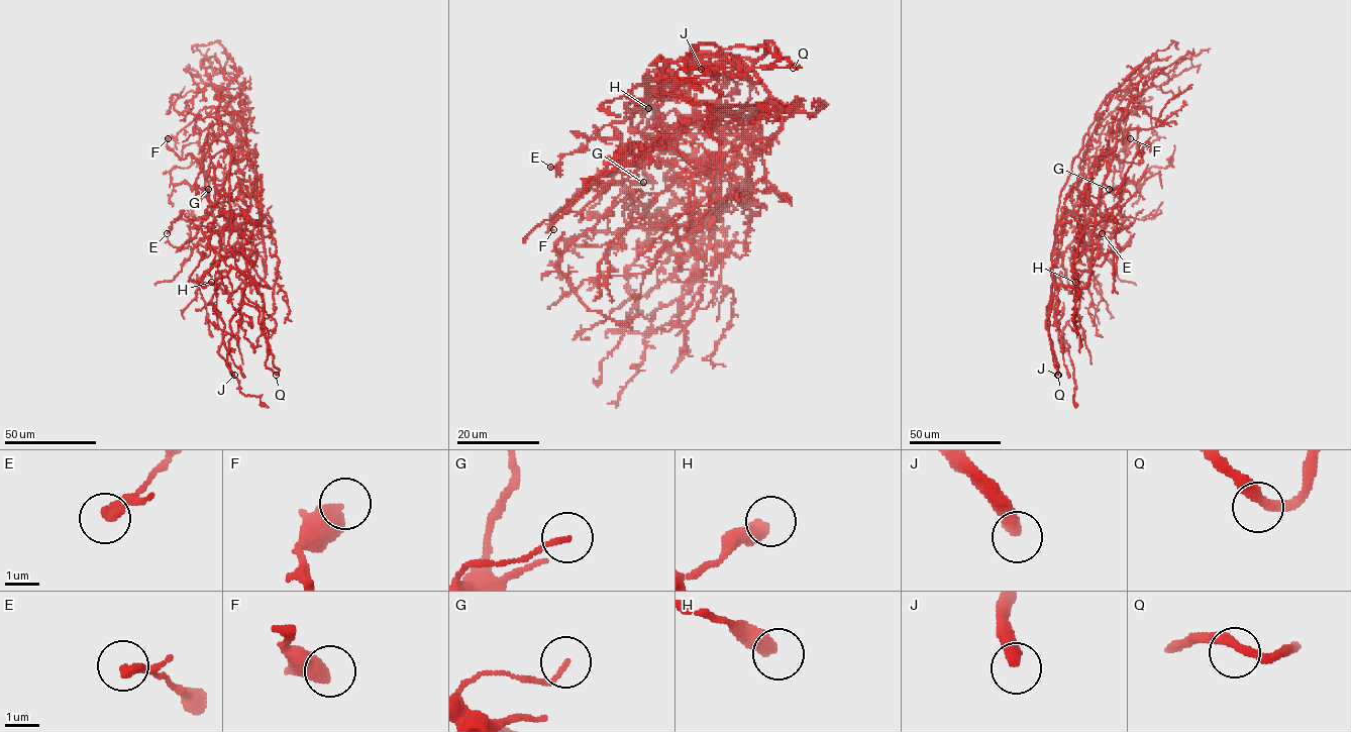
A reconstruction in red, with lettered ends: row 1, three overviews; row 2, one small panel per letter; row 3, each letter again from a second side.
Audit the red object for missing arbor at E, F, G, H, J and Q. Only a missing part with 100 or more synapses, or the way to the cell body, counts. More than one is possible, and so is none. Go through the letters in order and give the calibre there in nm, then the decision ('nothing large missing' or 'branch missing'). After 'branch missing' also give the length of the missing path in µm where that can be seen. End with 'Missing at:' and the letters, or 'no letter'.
E: 200 nm | nothing large missing
F: 550 nm | nothing large missing
G: 120 nm | nothing large missing
H: 460 nm | nothing large missing
J: 400 nm | branch missing | 50 µm
Q: 280 nm | nothing large missing
Missing at: J

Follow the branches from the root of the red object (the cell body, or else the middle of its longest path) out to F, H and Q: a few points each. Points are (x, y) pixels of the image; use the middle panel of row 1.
F: (747, 68), (693, 57), (694, 124), (646, 145), (638, 162), (619, 154), (549, 221), (553, 229)
H: (747, 68), (711, 53), (679, 59), (667, 67), (672, 78), (653, 78), (629, 91), (631, 98), (648, 108)
Q: (747, 68), (718, 53), (766, 46), (800, 67), (793, 68)

